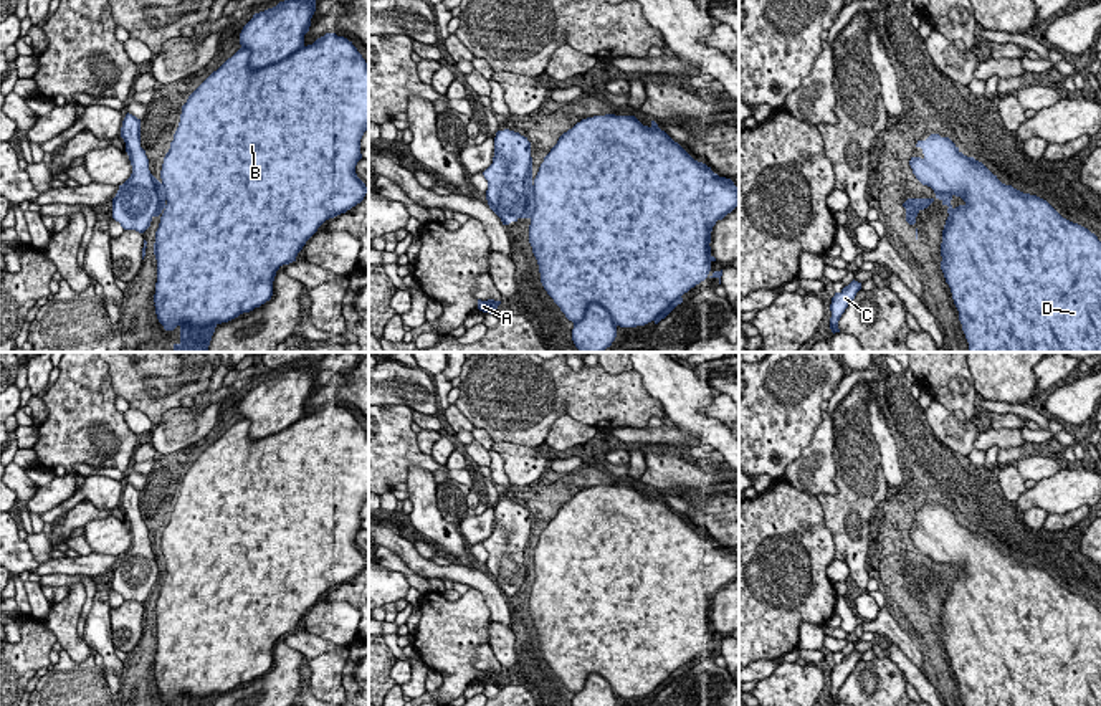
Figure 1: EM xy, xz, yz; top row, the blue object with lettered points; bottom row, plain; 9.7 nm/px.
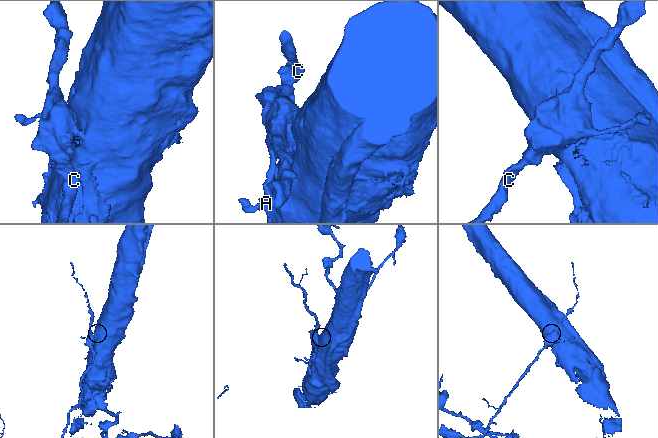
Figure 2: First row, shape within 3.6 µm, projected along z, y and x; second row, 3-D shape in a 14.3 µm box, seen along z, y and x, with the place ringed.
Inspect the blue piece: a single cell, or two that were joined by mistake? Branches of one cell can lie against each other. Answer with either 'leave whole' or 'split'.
split

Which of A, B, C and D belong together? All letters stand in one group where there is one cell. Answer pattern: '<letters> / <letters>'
A C / B D

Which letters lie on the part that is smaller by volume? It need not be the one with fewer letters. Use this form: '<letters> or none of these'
A, C

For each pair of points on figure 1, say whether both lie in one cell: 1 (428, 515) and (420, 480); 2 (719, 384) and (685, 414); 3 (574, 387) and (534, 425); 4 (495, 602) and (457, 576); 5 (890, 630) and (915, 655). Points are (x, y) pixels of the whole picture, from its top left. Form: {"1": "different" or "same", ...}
{"1": "same", "2": "different", "3": "same", "4": "same", "5": "same"}

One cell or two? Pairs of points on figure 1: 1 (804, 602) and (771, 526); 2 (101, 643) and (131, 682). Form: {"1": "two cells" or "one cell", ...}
{"1": "one cell", "2": "two cells"}

